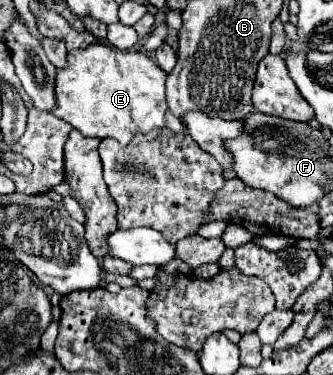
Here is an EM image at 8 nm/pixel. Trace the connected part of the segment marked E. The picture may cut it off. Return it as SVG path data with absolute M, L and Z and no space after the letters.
M90 44L82 50L68 52L68 66L64 70L56 72L56 110L54 114L68 124L72 124L76 130L80 130L86 136L94 138L116 138L122 146L126 146L136 134L148 134L154 128L164 128L166 124L166 78L168 74L148 56L142 52L122 52L114 50L108 44Z

